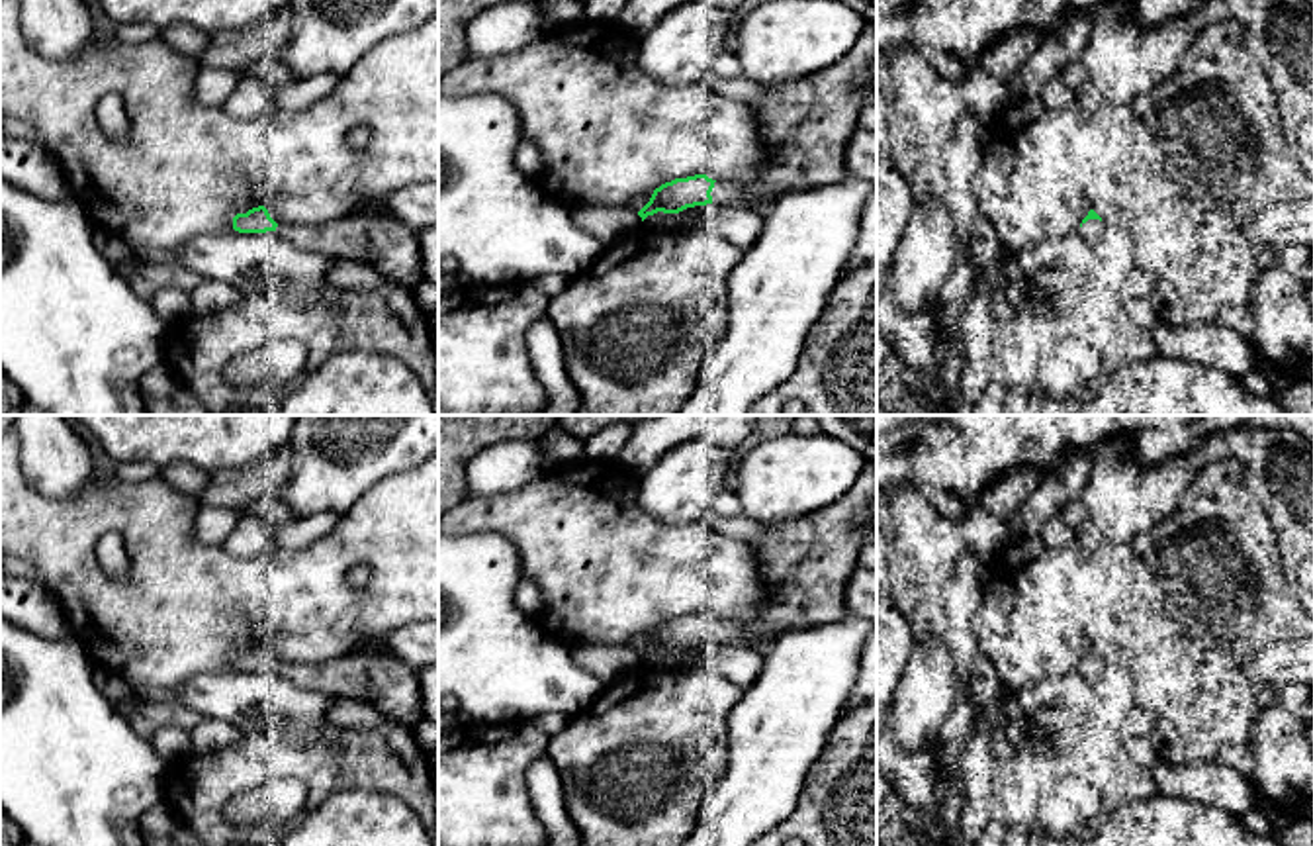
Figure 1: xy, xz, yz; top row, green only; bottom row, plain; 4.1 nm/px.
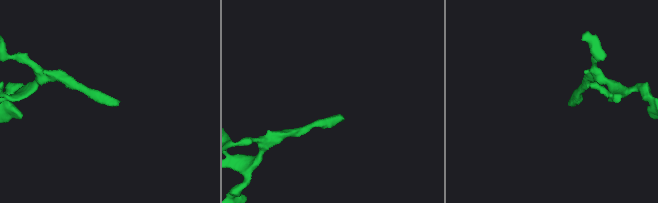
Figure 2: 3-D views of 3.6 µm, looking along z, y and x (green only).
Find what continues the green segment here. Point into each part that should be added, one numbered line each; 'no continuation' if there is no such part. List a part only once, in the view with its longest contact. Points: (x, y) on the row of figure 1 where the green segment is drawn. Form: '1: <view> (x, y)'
1: yz (1092, 228)

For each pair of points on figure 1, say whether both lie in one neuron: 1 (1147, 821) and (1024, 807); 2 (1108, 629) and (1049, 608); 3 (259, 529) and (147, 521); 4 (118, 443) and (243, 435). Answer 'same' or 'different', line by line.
1: different
2: different
3: different
4: same

